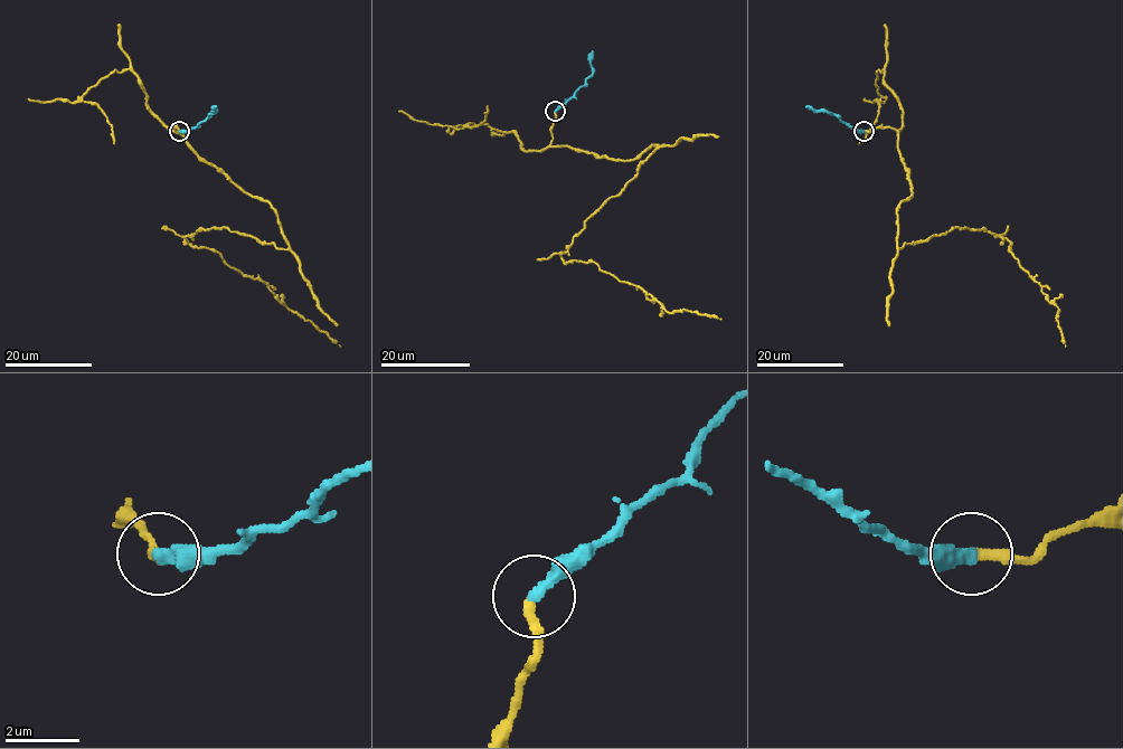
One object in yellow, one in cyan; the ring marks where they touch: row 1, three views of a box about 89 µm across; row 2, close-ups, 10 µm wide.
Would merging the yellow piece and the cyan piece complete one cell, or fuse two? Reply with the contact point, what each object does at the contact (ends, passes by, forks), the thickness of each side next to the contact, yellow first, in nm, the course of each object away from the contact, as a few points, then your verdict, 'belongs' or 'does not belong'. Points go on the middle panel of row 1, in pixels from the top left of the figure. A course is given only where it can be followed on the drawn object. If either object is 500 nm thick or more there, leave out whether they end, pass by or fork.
(555, 111) | yellow ends | cyan ends | 280/360 nm | yellow via (555, 111), (551, 145), (622, 160), (668, 144), (585, 223), (564, 263), (594, 262), (670, 313), (722, 319) | cyan via (555, 111), (593, 73), (593, 50) | belongs

